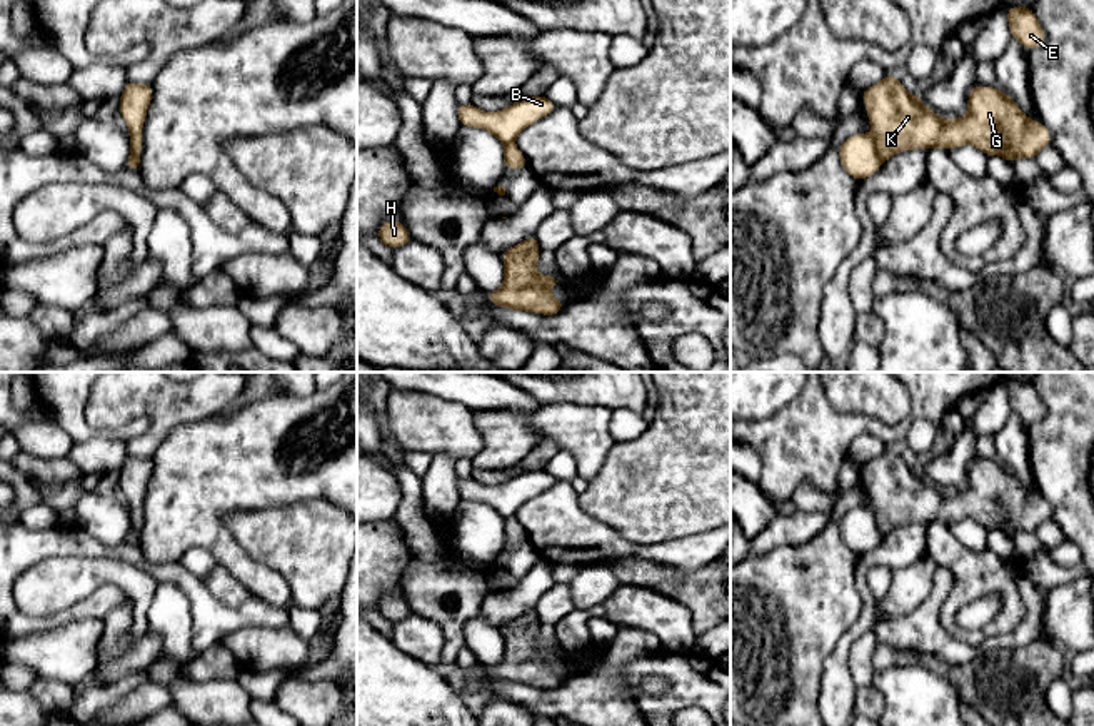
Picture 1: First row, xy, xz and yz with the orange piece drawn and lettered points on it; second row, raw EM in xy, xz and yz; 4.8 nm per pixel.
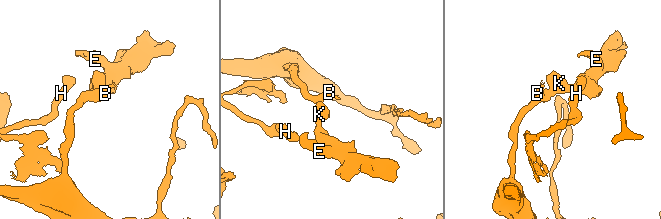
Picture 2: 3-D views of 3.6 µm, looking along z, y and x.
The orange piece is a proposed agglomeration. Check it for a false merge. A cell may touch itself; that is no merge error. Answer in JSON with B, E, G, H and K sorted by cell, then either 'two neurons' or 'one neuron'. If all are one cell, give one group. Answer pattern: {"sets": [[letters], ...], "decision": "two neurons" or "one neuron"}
{"sets": [["B", "H"], ["E", "G", "K"]], "decision": "two neurons"}

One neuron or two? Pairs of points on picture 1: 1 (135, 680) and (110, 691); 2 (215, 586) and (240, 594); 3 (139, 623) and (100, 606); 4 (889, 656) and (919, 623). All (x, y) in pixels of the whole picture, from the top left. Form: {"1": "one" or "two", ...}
{"1": "one", "2": "one", "3": "two", "4": "two"}

